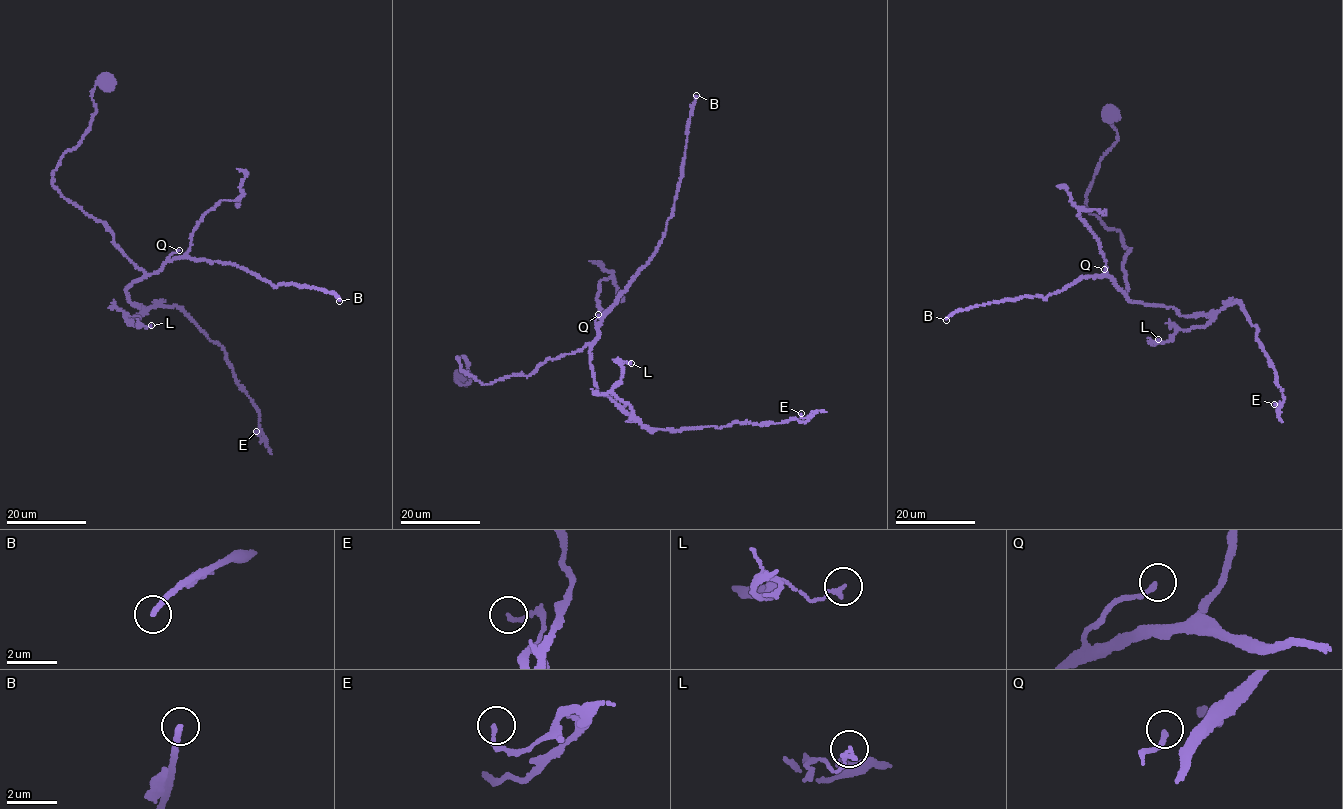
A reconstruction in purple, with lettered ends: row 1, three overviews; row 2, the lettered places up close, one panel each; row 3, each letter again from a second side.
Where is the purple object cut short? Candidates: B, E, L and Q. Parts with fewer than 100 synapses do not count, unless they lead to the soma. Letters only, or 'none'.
B

